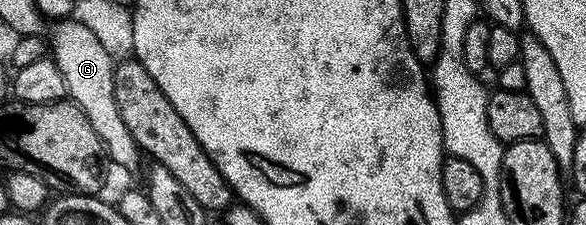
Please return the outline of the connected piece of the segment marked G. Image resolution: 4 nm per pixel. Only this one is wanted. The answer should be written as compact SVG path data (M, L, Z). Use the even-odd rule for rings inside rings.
M57 19L52 22L53 30L47 34L47 45L51 50L53 62L63 71L63 83L68 100L77 104L87 115L91 127L95 127L95 135L99 135L103 153L121 169L133 169L143 154L138 149L131 131L127 131L127 123L123 123L123 115L119 115L119 103L115 103L115 79L113 71L115 58L107 53L106 48L96 39L94 32L72 19Z

